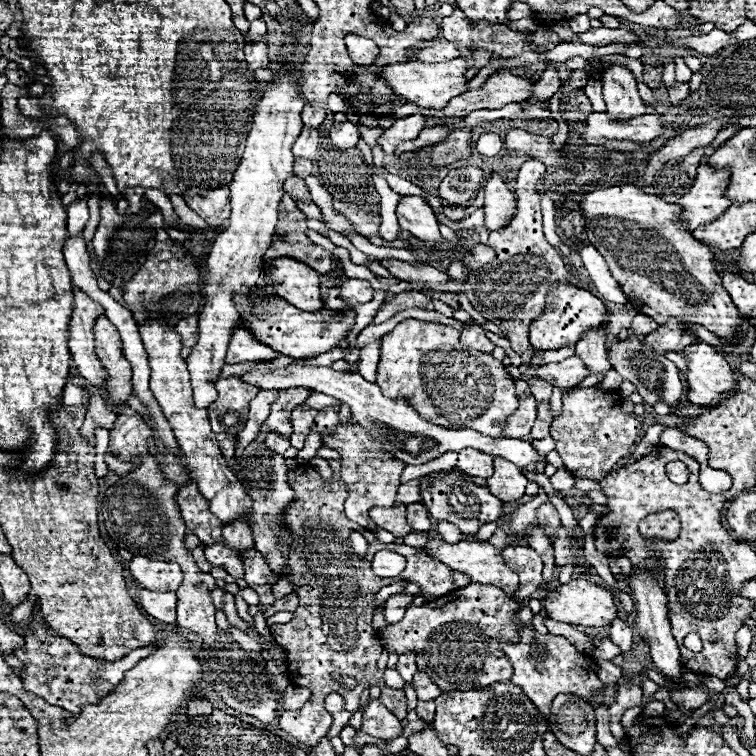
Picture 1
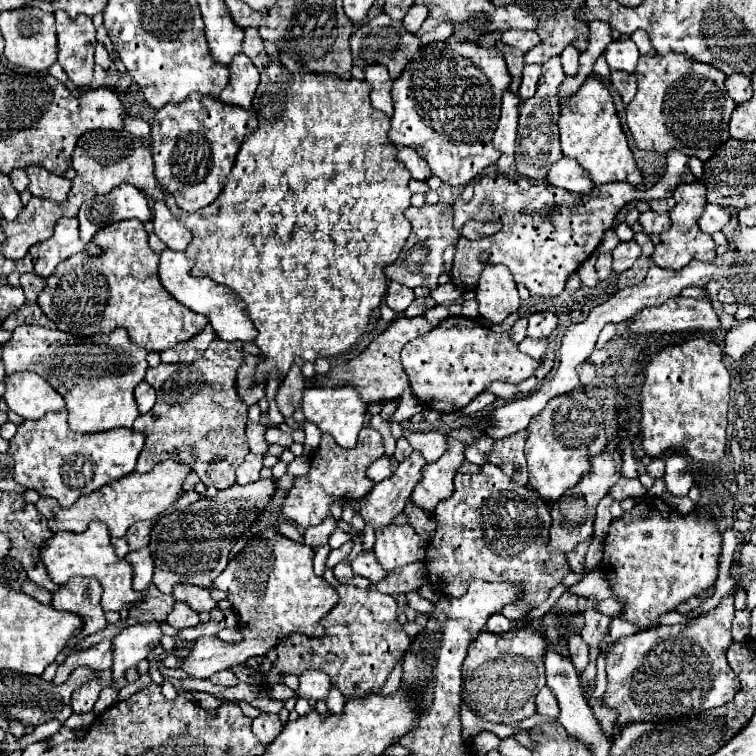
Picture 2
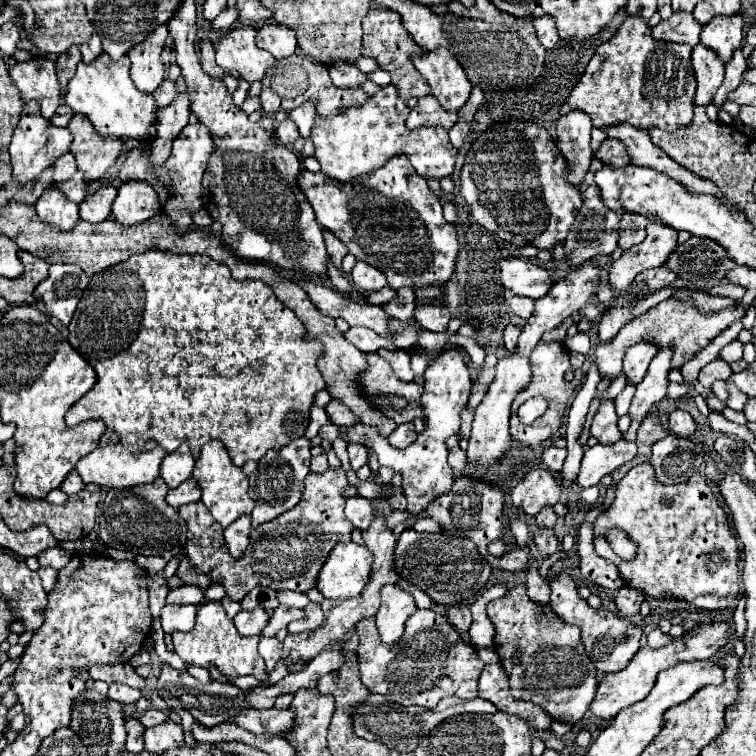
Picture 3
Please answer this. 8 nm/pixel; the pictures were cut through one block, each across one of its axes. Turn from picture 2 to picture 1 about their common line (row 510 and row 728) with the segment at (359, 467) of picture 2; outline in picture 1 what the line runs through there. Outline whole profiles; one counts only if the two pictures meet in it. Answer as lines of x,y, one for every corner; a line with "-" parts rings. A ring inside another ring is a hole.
300,464
288,472
288,484
296,492
296,502
288,504
288,508
284,510
284,520
288,520
292,536
300,540
300,544
292,548
288,564
280,572
272,572
264,556
256,548
242,552
240,558
244,560
248,586
260,596
260,606
272,606
276,602
276,598
272,596
272,586
280,578
294,580
298,594
298,608
294,612
294,618
288,624
272,624
270,632
286,652
290,682
302,688
310,688
312,696
300,710
282,712
280,728
312,748
320,742
320,738
328,734
334,722
332,714
328,714
328,710
324,708
324,700
332,692
338,692
344,698
344,708
348,712
354,712
360,704
360,694
366,688
380,686
380,702
390,708
396,718
406,718
408,704
404,690
388,688
384,684
384,672
376,666
382,648
378,646
378,634
372,630
372,614
376,608
374,598
380,588
398,580
420,584
422,596
426,598
440,598
454,590
454,580
452,570
432,560
422,548
412,548
406,544
384,544
374,536
374,532
364,530
360,524
352,524
344,516
348,488
342,480
326,480
310,464
-
350,532
360,532
368,540
368,552
364,556
358,556
352,550
348,540
-
380,550
394,550
406,558
406,570
398,578
378,578
372,572
370,562
-
332,672
354,676
358,680
358,686
354,690
340,688
340,684
330,678

